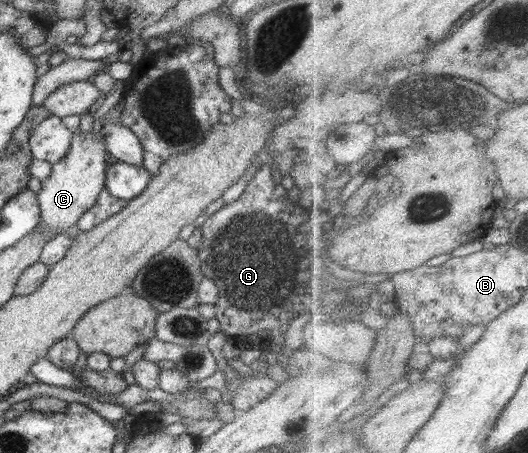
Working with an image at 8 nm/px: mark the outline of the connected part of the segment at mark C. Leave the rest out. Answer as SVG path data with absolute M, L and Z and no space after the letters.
M81 130L73 133L72 142L66 156L52 165L52 172L41 180L41 189L36 193L40 207L40 222L36 229L48 229L54 236L66 233L68 228L77 224L78 219L85 216L86 211L96 203L98 195L105 187L105 174L110 163L110 154L104 148L102 133L94 134L94 130L81 134Z

